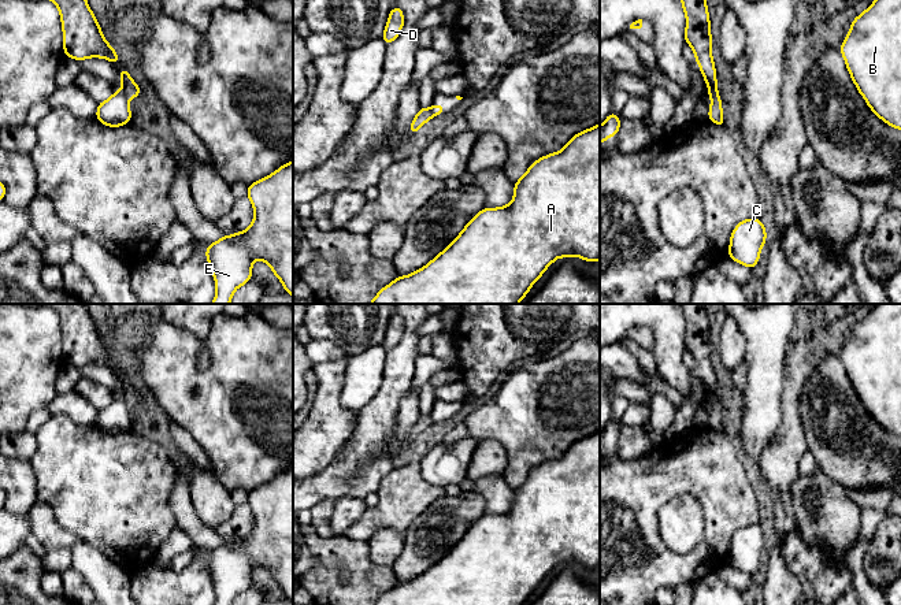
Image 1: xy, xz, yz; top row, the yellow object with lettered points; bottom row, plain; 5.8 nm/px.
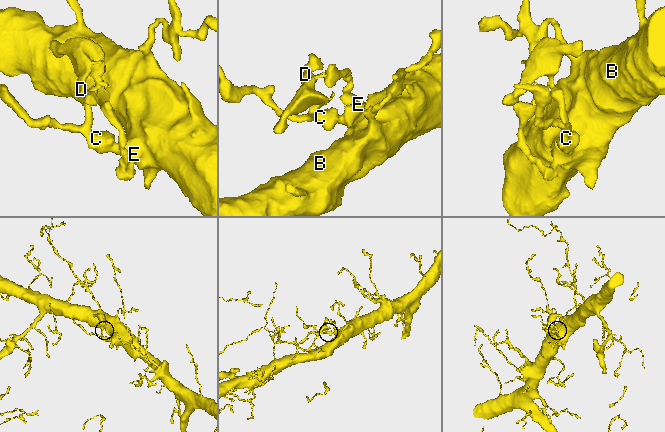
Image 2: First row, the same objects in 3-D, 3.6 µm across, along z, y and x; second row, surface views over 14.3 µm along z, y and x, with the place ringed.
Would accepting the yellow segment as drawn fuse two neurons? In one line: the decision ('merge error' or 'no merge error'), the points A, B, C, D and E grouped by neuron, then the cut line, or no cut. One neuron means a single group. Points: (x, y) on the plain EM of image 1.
merge error; groups A B C E / D; cut xy (121, 397), (128, 405)

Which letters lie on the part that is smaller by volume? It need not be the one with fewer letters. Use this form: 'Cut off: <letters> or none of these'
Cut off: D

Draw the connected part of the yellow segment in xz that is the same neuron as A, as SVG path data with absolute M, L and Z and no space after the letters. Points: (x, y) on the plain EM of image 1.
M600 430L575 441L556 460L535 467L515 489L513 506L500 515L483 515L463 538L420 576L397 583L374 605L524 605L530 594L557 564L600 567Z

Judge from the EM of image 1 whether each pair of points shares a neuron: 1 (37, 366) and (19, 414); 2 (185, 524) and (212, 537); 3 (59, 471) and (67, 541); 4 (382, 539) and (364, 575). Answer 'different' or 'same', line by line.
1: same
2: same
3: different
4: different

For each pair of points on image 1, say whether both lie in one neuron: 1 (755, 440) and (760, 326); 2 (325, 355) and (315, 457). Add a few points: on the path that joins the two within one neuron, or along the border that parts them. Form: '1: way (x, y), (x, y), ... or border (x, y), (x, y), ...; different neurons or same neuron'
1: way (762, 411), (762, 355); same neuron
2: border (348, 356), (340, 360), (321, 362), (314, 367); different neurons

